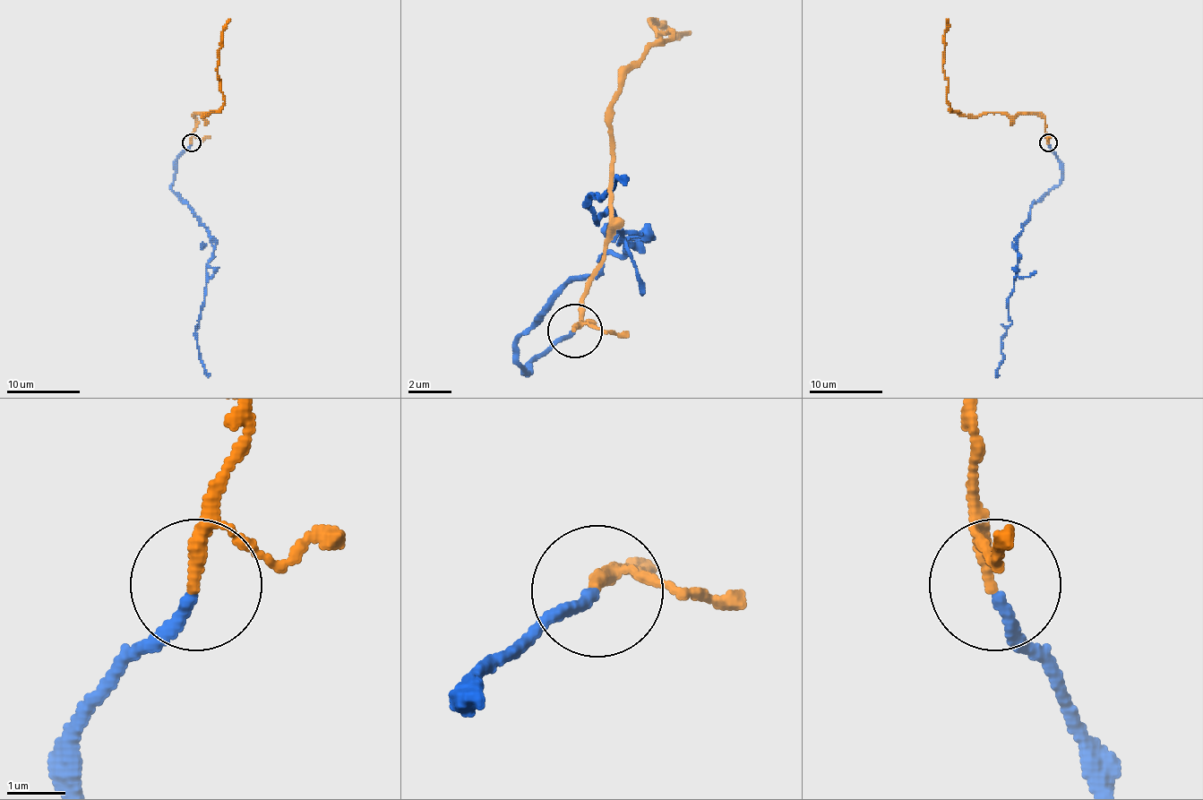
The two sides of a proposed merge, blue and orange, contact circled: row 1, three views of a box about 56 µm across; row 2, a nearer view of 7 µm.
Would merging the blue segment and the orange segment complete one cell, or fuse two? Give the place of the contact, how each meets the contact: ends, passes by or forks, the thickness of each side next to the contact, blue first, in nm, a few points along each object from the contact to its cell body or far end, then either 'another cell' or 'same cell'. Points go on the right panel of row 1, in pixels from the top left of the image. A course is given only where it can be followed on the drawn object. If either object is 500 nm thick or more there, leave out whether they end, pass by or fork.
place (1048, 142); blue ends; orange ends; calibres 200 and 240 nm; course blue (1049, 143), (1061, 180), (1032, 205), (1021, 226), (1009, 298), (1012, 324), (1001, 340), (1003, 363), (995, 377); course orange (1049, 143), (1044, 119), (1035, 114), (1016, 116), (999, 112), (966, 116), (951, 110), (942, 61), (948, 19); same cell

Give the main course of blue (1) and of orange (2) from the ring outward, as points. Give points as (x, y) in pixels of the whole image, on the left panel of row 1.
1: (192, 143), (176, 159), (171, 189), (211, 242), (213, 258), (206, 270), (206, 291), (195, 330), (208, 377)
2: (192, 143), (195, 114), (217, 110), (225, 101), (217, 61), (220, 31), (230, 19)

